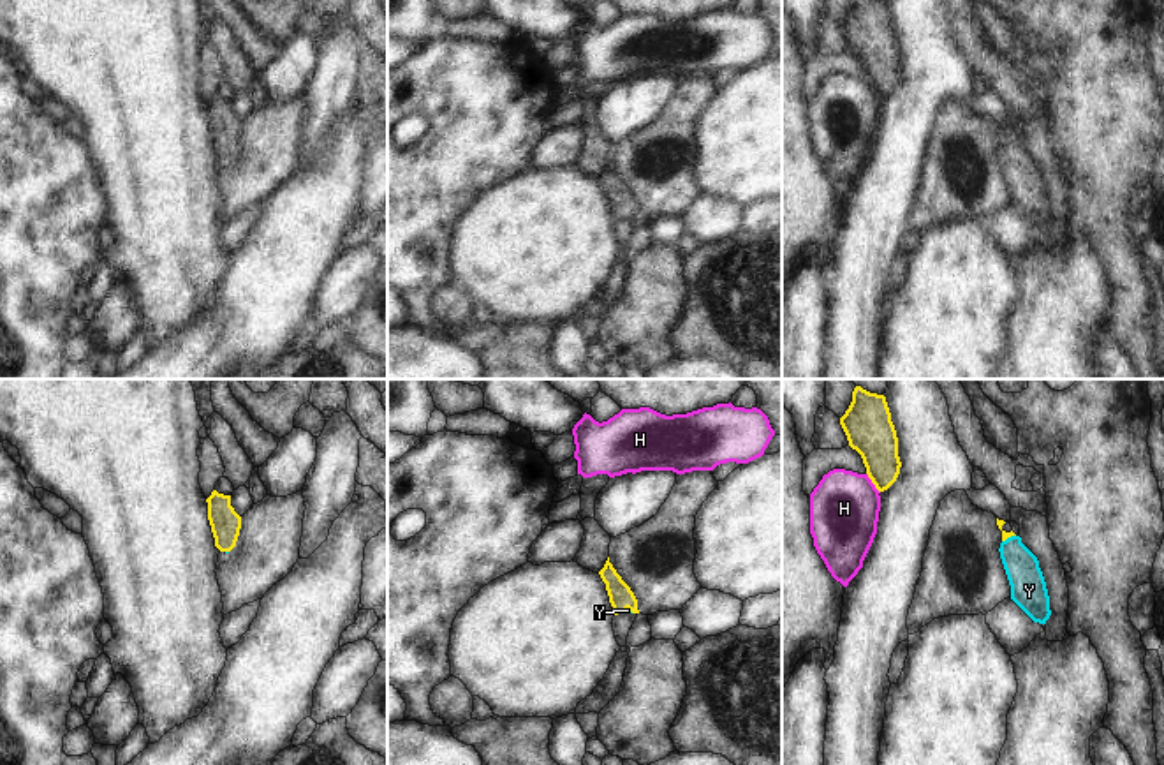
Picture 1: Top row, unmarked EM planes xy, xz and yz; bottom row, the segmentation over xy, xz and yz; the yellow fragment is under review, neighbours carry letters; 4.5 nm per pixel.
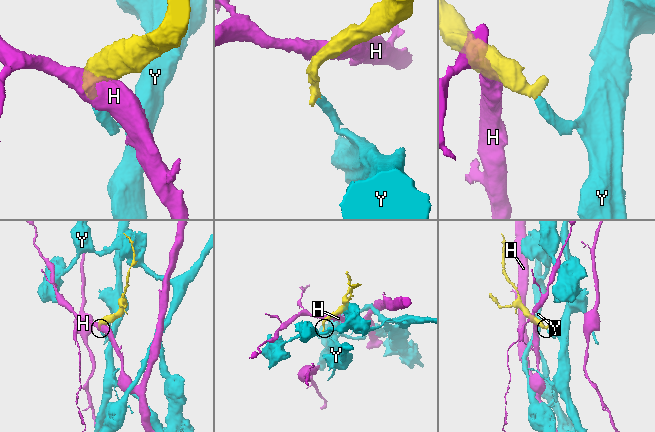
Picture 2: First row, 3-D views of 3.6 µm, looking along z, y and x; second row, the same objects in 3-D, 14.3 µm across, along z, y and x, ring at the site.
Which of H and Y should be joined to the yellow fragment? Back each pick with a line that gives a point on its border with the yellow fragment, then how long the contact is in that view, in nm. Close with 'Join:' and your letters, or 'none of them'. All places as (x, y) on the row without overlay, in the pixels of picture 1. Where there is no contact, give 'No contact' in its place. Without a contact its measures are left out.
Y: Touches yellow at yz (1008, 141). Shared border 70 nm
Join: Y

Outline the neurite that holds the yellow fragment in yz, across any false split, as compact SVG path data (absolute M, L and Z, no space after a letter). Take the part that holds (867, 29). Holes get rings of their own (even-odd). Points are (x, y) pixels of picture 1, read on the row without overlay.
M852 0L840 30L849 51L856 55L866 79L879 97L888 95L900 79L898 42L884 0Z

